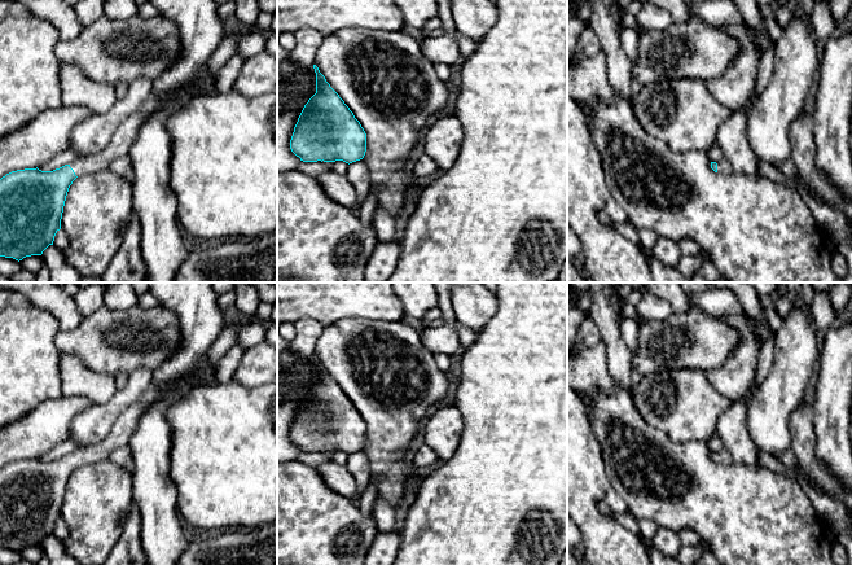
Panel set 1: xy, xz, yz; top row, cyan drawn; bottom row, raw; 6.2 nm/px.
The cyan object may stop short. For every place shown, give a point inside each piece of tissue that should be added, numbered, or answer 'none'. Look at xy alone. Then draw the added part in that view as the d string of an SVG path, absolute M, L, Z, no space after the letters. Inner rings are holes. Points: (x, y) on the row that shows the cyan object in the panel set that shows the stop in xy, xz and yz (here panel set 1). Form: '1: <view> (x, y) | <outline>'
1: xy (122, 140) | M150 93L142 101L140 108L117 128L109 145L104 150L88 157L78 158L76 161L69 163L75 175L79 176L85 172L107 170L114 159L128 154L137 135L139 126L154 111L154 109L155 101Z

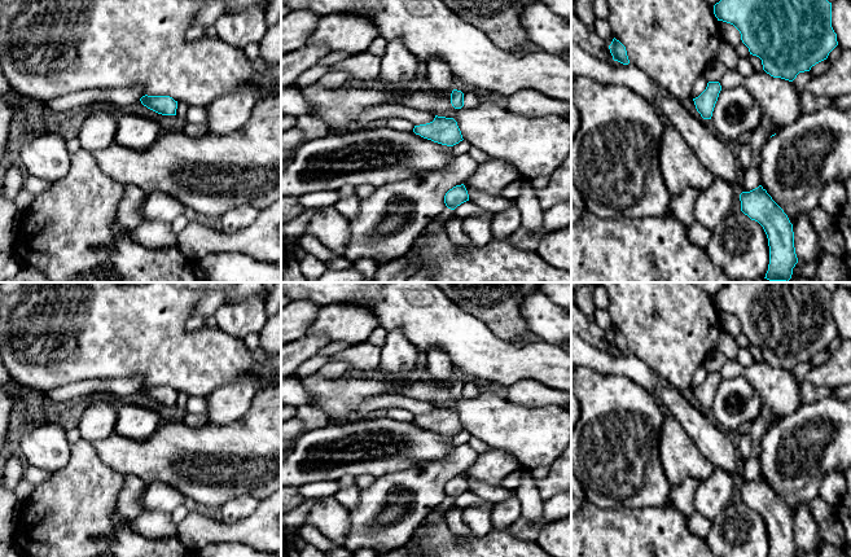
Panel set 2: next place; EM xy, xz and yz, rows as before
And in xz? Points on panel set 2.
none

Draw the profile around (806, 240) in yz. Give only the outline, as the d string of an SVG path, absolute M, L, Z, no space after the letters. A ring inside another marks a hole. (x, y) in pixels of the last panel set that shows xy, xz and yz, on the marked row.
M802 214L793 225L794 247L799 263L810 263L820 254L819 233L811 224L810 215Z

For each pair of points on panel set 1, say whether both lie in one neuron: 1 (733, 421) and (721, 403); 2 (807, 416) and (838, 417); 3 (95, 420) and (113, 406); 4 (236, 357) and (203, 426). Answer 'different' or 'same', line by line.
1: different
2: different
3: same
4: different

